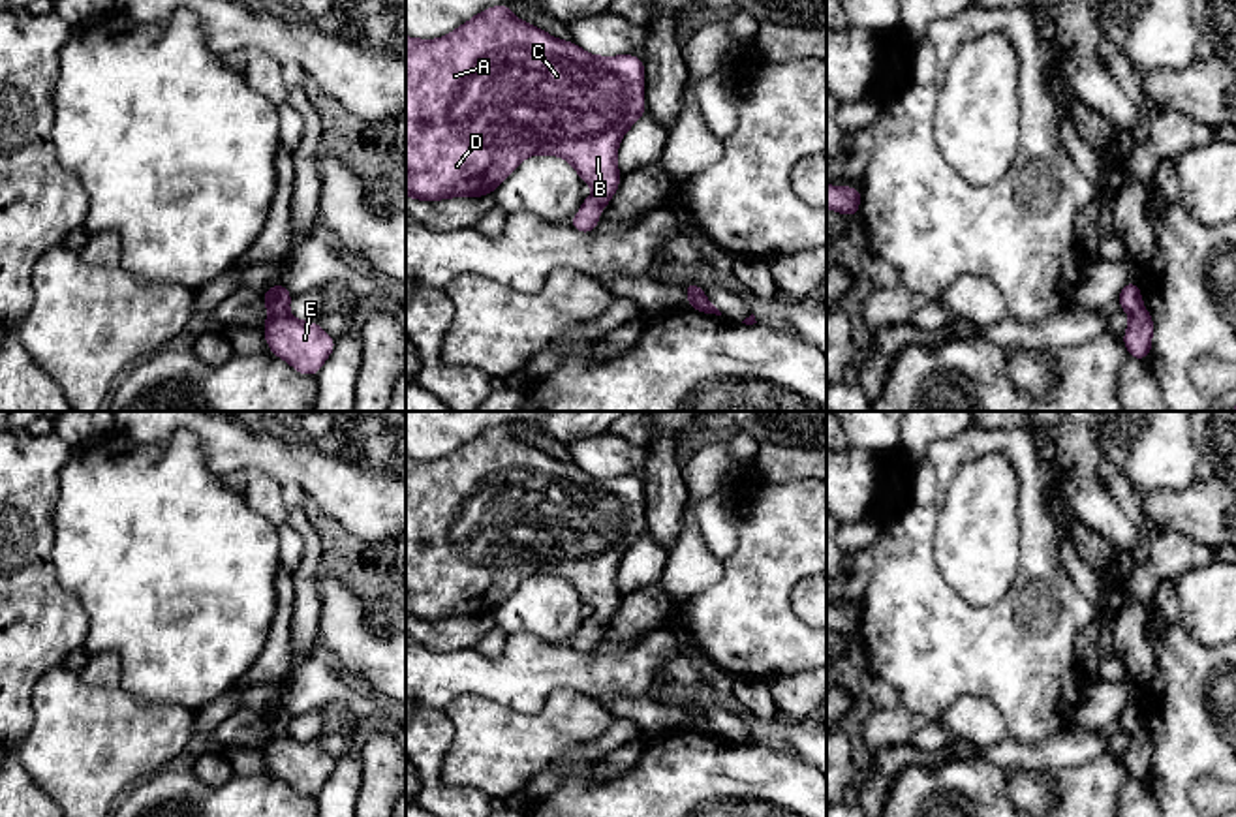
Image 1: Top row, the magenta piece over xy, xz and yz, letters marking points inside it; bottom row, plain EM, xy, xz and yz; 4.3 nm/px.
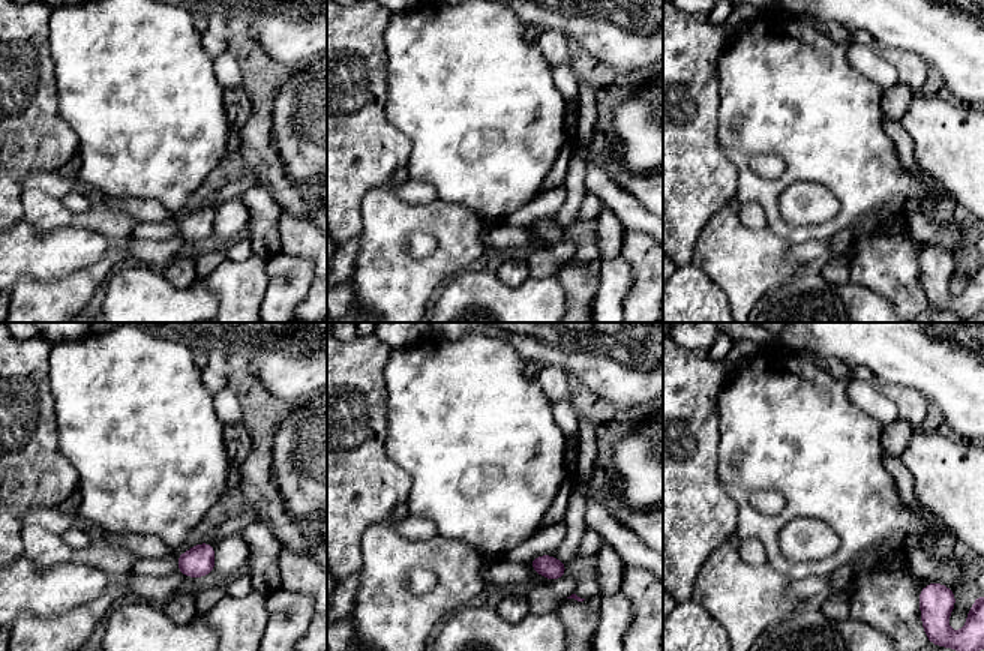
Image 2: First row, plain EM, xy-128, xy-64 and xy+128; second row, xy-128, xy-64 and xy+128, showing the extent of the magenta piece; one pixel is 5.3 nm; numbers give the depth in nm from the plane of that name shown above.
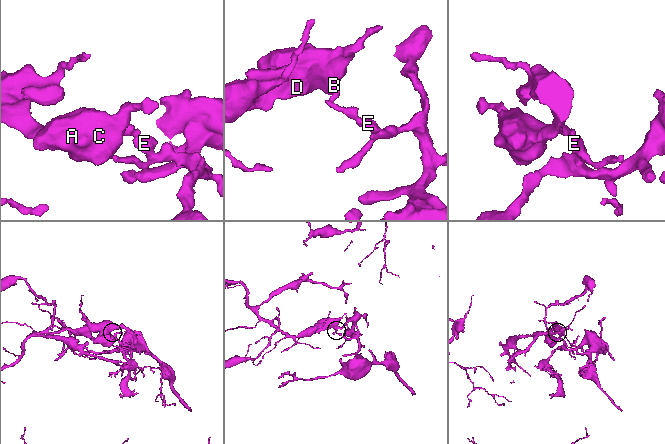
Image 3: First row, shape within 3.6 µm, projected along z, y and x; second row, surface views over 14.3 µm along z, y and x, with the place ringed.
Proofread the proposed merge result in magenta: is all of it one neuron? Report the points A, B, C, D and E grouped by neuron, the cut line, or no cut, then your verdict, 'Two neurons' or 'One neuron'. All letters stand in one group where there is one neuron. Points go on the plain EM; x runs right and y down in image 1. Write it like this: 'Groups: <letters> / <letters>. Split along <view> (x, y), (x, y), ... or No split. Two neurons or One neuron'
Groups: A B C D / E. Split along xy (286, 729), (269, 733). Two neurons

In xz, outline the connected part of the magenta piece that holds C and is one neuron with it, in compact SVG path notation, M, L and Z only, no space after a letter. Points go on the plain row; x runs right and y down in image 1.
M507 424L488 428L445 458L406 456L406 616L421 622L481 618L492 614L518 584L535 575L565 578L580 603L595 609L567 642L580 654L594 654L599 633L620 605L616 573L624 554L644 535L644 481L633 475L594 477L573 462L517 439Z

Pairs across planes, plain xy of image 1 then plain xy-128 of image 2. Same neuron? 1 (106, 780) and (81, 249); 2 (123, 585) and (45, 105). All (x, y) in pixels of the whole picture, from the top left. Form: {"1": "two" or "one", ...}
{"1": "two", "2": "two"}

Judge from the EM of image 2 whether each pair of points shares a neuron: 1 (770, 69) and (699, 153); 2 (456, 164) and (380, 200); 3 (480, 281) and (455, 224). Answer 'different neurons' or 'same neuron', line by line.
1: different neurons
2: different neurons
3: different neurons

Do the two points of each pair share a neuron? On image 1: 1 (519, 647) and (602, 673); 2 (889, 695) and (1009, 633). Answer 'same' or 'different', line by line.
1: same
2: different

